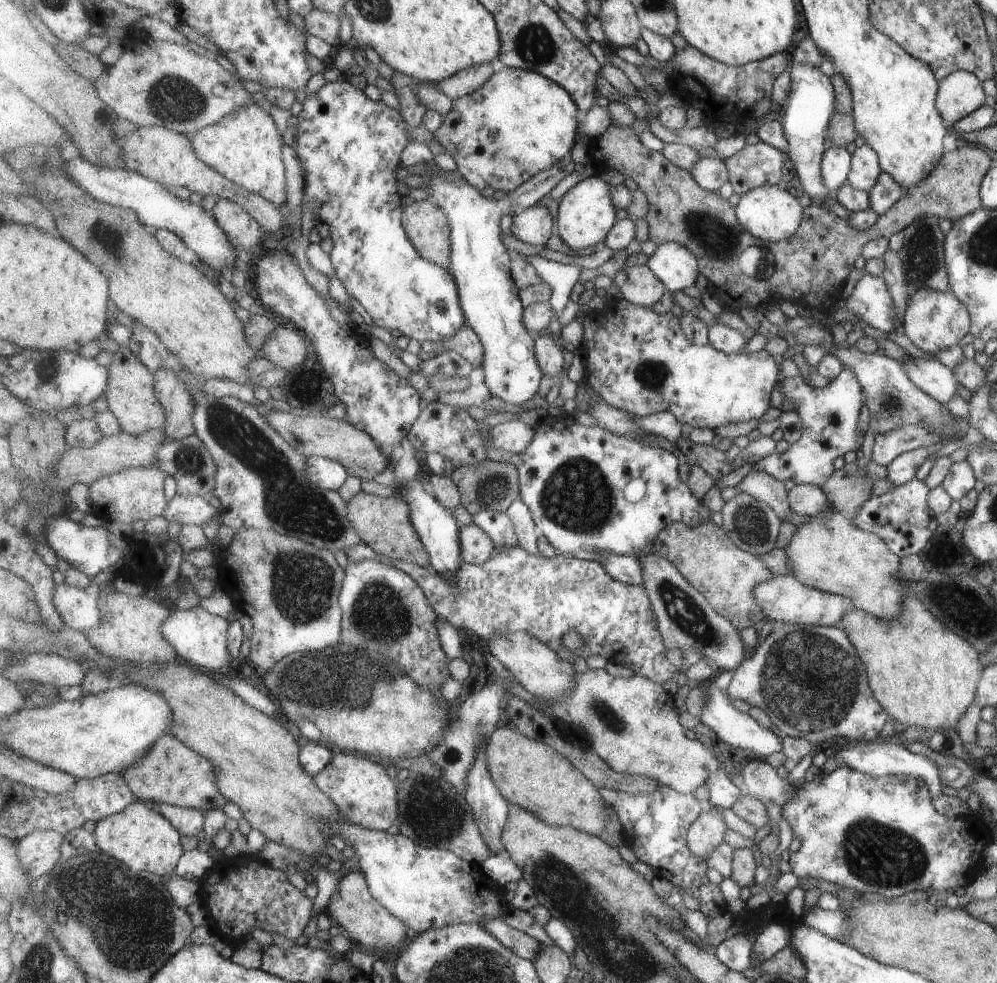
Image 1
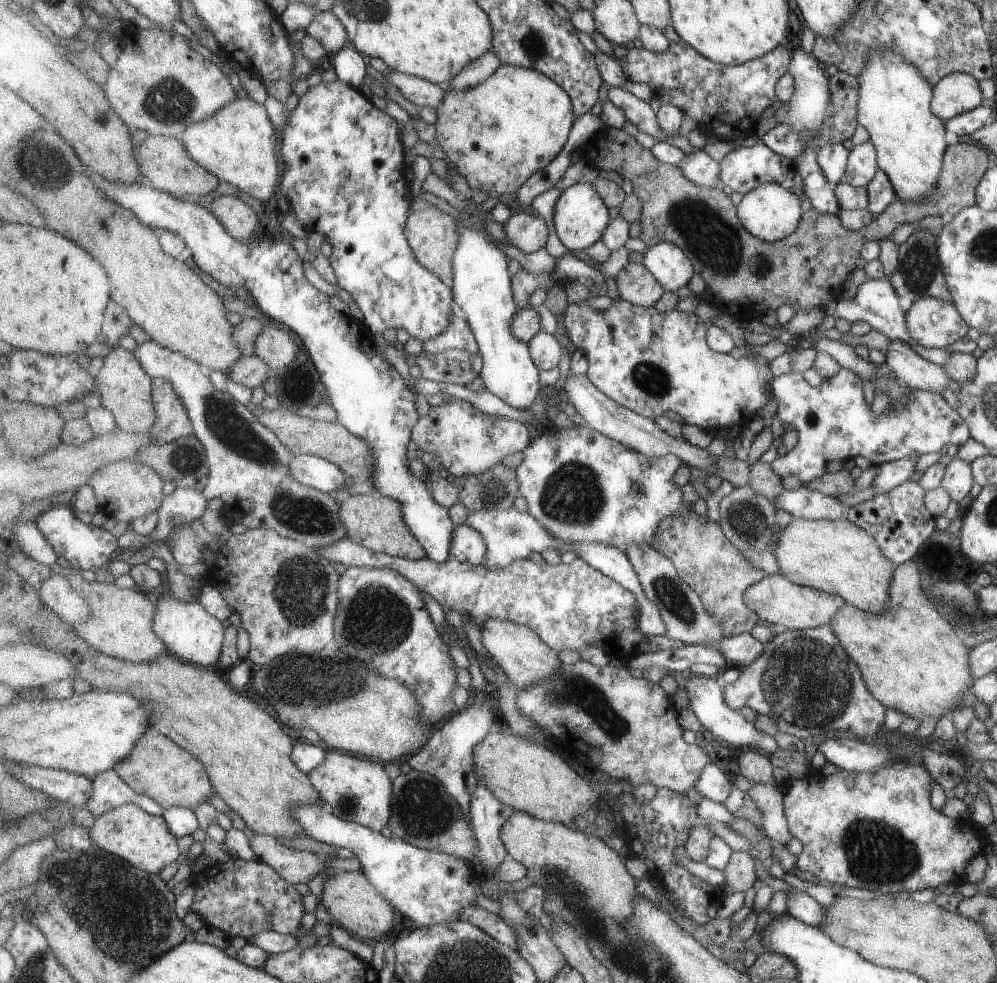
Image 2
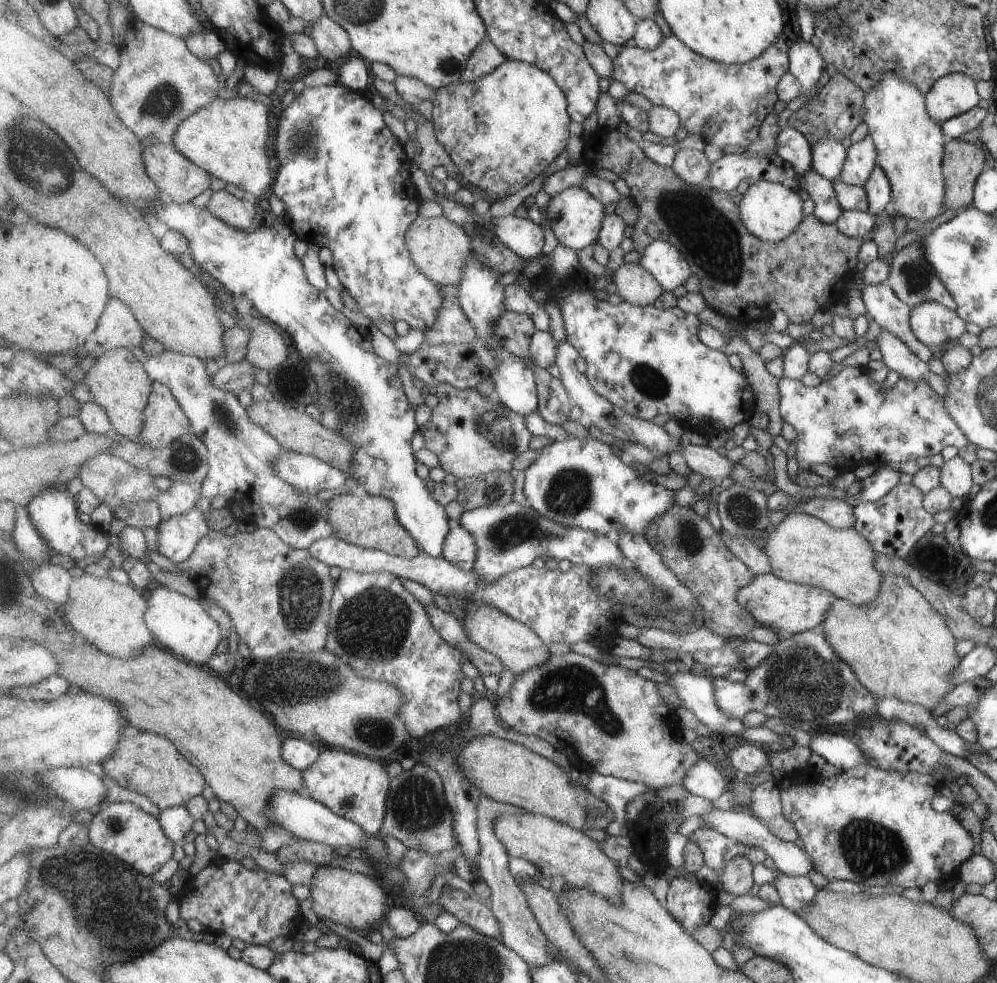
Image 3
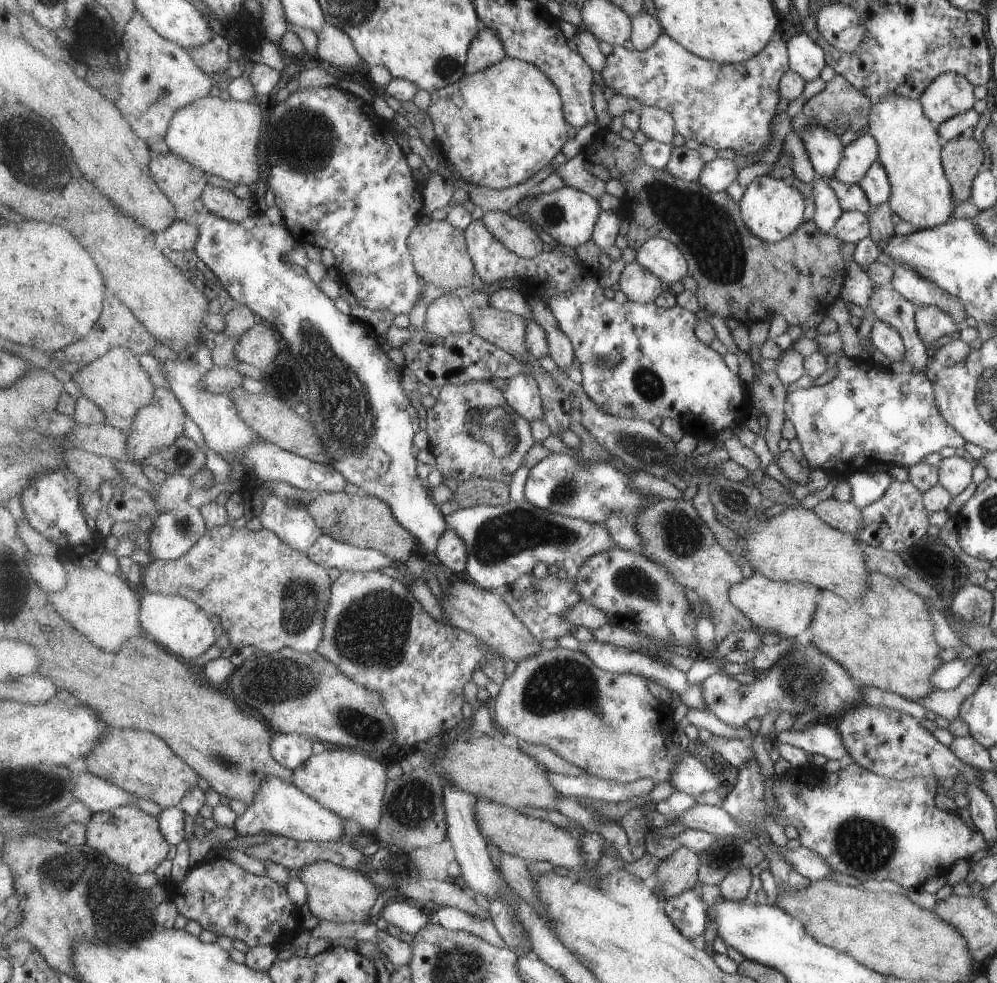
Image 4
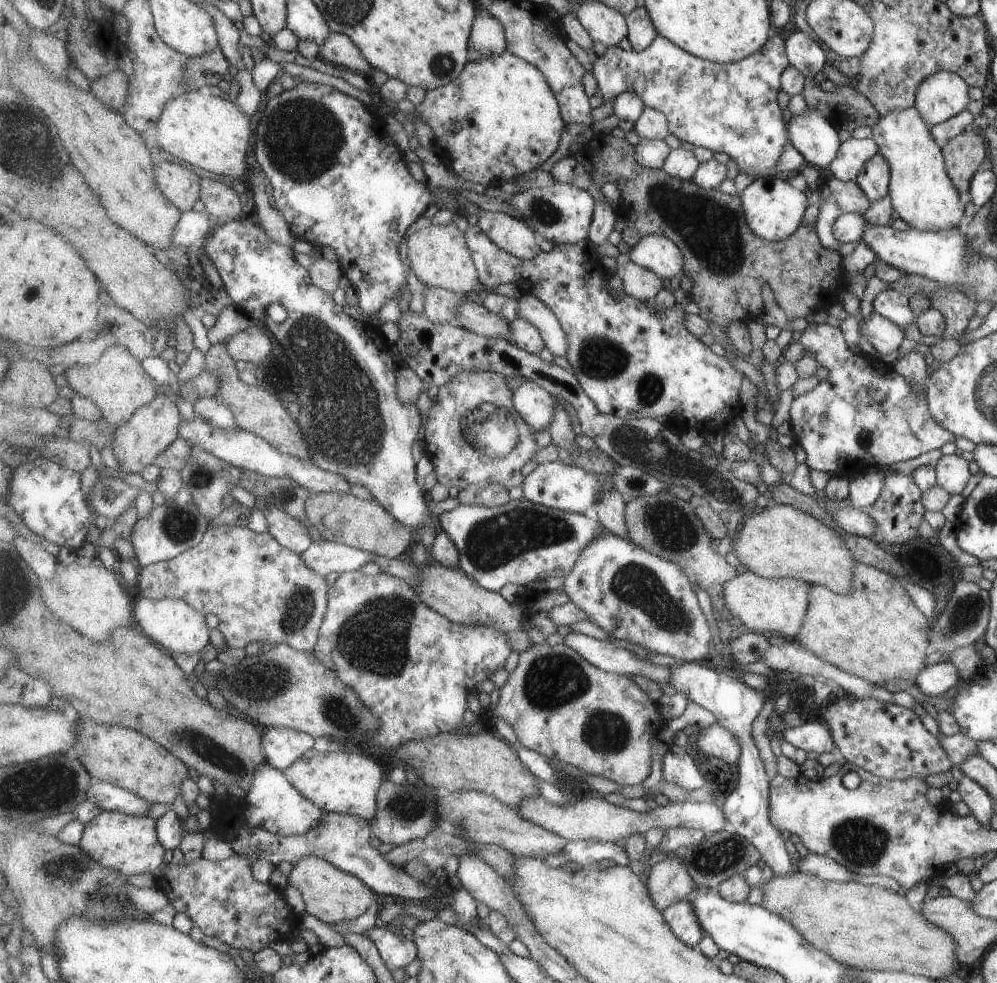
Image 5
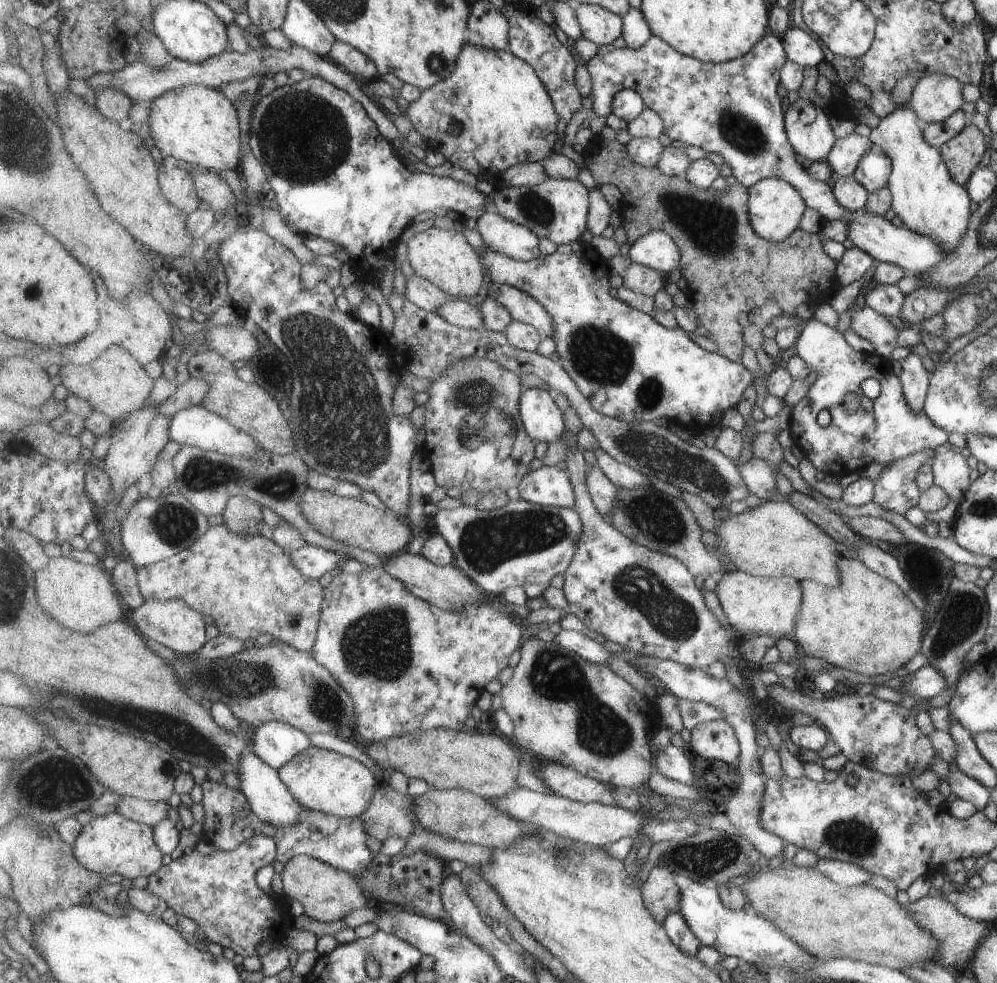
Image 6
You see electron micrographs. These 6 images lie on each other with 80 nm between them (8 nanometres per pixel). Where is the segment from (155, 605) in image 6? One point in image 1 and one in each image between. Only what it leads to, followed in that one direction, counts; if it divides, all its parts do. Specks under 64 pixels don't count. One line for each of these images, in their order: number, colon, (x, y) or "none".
1: (201, 638)
2: (190, 632)
3: (182, 625)
4: (180, 625)
5: (174, 624)

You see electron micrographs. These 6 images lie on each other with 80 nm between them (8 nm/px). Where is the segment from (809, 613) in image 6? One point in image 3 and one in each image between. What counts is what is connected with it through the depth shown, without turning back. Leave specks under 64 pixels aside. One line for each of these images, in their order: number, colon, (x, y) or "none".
3: (899, 646)
4: (885, 638)
5: (874, 631)

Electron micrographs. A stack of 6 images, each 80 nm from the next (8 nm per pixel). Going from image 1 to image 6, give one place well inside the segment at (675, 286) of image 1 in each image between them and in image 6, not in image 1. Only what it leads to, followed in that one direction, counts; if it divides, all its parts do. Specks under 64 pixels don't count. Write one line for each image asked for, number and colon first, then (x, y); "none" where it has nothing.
2: (671, 265)
3: (666, 262)
4: (665, 259)
5: (657, 252)
6: (657, 249)

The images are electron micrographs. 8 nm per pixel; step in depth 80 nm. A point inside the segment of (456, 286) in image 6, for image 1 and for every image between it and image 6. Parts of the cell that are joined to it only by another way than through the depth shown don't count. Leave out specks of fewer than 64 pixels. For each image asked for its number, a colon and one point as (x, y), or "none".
1: (428, 225)
2: (433, 235)
3: (440, 248)
4: (440, 251)
5: (440, 256)

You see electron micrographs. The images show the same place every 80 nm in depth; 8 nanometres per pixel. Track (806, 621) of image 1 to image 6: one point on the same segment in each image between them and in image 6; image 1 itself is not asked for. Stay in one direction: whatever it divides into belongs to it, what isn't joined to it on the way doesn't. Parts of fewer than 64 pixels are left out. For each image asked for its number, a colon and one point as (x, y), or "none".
2: (781, 604)
3: (788, 608)
4: (784, 607)
5: (771, 606)
6: (753, 605)

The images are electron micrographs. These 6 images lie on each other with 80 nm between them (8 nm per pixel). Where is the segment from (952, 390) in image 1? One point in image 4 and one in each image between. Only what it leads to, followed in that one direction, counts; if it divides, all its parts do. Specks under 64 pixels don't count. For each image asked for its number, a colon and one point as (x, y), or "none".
2: (916, 373)
3: (895, 355)
4: (881, 336)

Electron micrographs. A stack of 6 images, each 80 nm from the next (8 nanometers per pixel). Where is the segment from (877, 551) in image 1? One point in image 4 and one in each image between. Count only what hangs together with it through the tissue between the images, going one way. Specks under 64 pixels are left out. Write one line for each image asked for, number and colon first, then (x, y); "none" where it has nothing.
2: (836, 557)
3: (803, 549)
4: (796, 545)

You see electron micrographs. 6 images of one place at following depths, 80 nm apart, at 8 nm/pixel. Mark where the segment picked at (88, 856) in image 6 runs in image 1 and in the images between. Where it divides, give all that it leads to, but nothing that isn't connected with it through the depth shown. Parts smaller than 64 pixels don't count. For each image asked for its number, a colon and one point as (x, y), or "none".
1: (146, 840)
2: (145, 840)
3: (123, 829)
4: (131, 837)
5: (128, 844)

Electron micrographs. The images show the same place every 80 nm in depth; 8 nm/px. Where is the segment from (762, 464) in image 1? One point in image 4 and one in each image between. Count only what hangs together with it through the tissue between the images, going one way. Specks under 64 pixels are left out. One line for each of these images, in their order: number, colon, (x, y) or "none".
2: (833, 421)
3: (849, 418)
4: (865, 413)

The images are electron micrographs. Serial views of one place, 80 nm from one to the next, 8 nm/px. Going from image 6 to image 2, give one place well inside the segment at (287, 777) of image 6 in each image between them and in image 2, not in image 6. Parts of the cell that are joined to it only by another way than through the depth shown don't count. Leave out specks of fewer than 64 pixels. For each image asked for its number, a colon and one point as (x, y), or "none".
2: (358, 790)
3: (357, 788)
4: (353, 785)
5: (347, 783)

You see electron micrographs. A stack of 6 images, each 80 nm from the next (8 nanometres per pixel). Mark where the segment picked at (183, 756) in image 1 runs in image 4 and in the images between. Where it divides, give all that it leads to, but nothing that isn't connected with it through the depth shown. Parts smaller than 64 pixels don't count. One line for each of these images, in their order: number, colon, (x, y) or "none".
2: (158, 767)
3: (148, 763)
4: (141, 762)

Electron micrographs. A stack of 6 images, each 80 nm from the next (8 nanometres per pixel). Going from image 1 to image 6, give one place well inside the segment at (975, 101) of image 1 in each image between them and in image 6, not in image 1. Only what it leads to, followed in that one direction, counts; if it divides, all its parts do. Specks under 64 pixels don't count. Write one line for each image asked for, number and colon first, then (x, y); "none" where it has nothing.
2: (956, 93)
3: (952, 94)
4: (949, 94)
5: (943, 94)
6: (935, 97)

